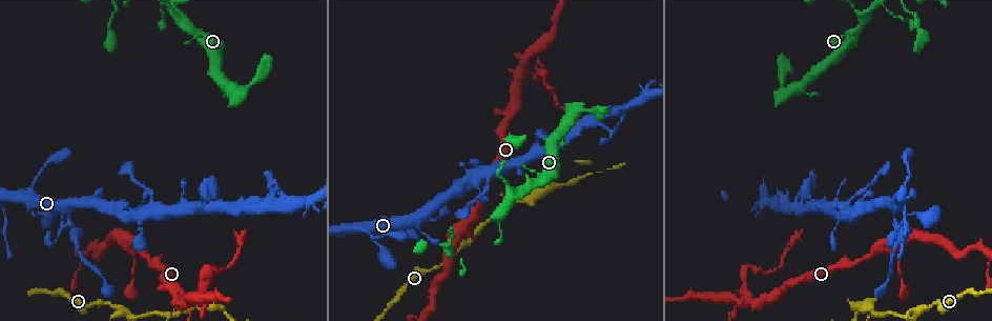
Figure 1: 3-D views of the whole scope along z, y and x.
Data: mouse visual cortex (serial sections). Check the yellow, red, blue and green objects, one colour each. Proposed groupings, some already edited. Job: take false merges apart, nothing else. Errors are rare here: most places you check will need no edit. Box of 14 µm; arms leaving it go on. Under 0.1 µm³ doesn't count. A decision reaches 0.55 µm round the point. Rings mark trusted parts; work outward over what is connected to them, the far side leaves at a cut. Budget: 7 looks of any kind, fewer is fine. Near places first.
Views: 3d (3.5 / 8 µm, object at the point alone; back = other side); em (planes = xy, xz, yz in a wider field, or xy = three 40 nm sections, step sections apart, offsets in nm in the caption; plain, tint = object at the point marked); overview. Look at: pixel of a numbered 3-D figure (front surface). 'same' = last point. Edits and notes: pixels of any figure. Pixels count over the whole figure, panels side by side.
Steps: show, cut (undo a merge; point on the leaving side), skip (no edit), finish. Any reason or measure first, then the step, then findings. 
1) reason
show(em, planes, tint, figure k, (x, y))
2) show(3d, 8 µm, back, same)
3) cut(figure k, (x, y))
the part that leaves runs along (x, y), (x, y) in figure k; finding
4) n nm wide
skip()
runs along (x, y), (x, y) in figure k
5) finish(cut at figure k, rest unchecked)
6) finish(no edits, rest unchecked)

abrupt turn
show(3d, 3.5 µm, figure 1, (959, 254))

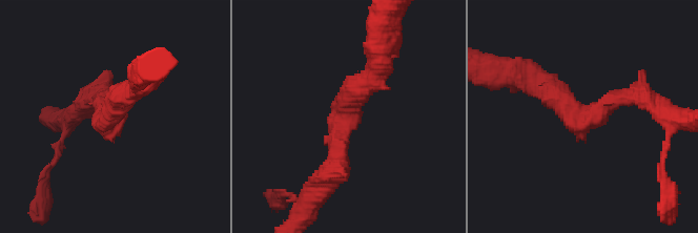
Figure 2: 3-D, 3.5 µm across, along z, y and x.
arms of 300, 350 nm
show(em, xy, step 3, tint, figure 2, (344, 114))

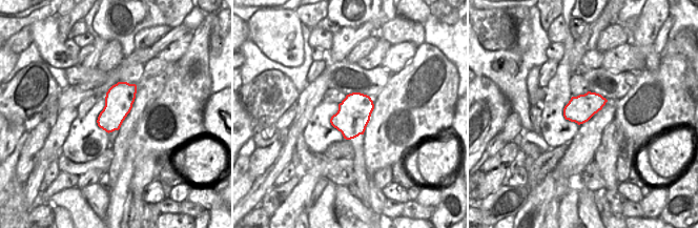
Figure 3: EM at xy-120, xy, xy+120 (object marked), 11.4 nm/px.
show(em, xy, step 2, tint, same)

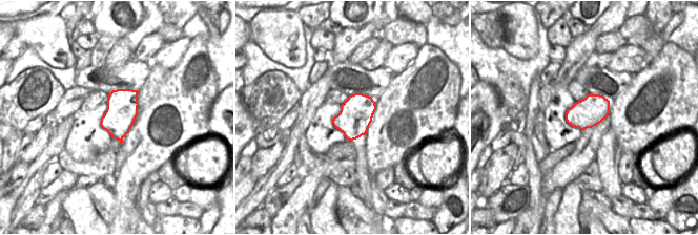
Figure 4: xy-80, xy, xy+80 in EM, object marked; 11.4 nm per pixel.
380 nm wide
skip()
runs along (378, 69), (346, 102), (330, 174) in figure 2; all the same cell

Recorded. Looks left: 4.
sharp bend
show(3d, 8 µm, figure 1, (894, 218))

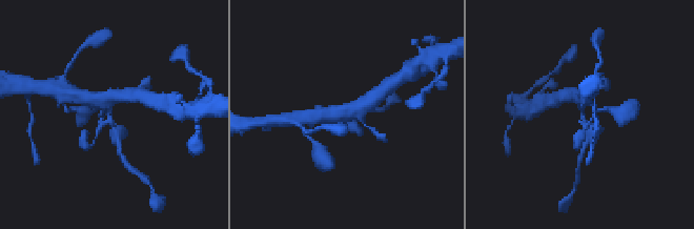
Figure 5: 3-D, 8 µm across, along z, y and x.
show(em, xy, step 1, tint, figure 5, (583, 118))

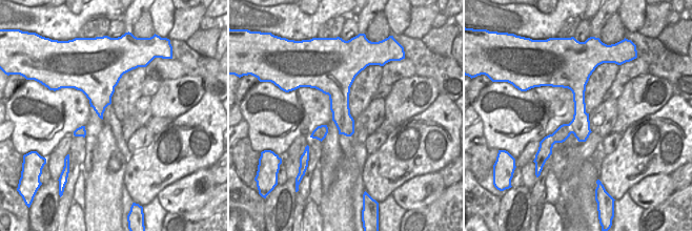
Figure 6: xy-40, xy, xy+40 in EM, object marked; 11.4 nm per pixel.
220 nm wide
skip()
runs along (97, 99), (109, 99), (109, 123), (119, 141) in figure 5; one cell here

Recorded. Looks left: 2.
sudden change in width
show(3d, 3.5 µm, figure 1, (524, 198))

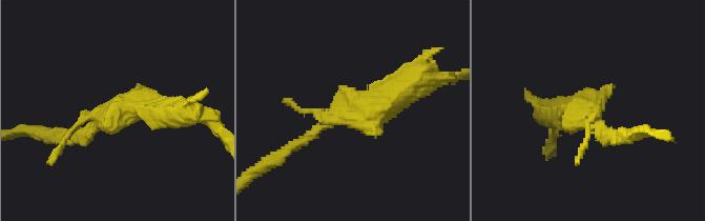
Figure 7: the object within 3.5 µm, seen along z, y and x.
shape alone is not enough
show(em, planes, tint, figure 7, (343, 113))

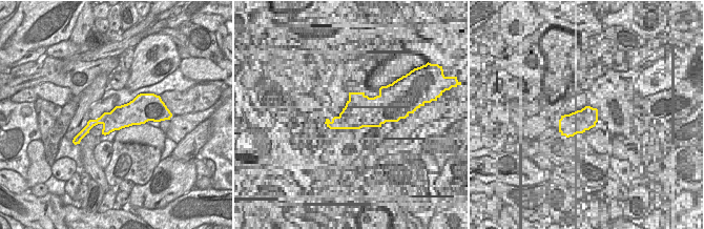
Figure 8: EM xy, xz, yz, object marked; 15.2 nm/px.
360 nm wide
skip()
runs along (290, 147), (406, 88) in figure 7; all the same cell

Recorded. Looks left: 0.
finish(no edits, rest unchecked)

